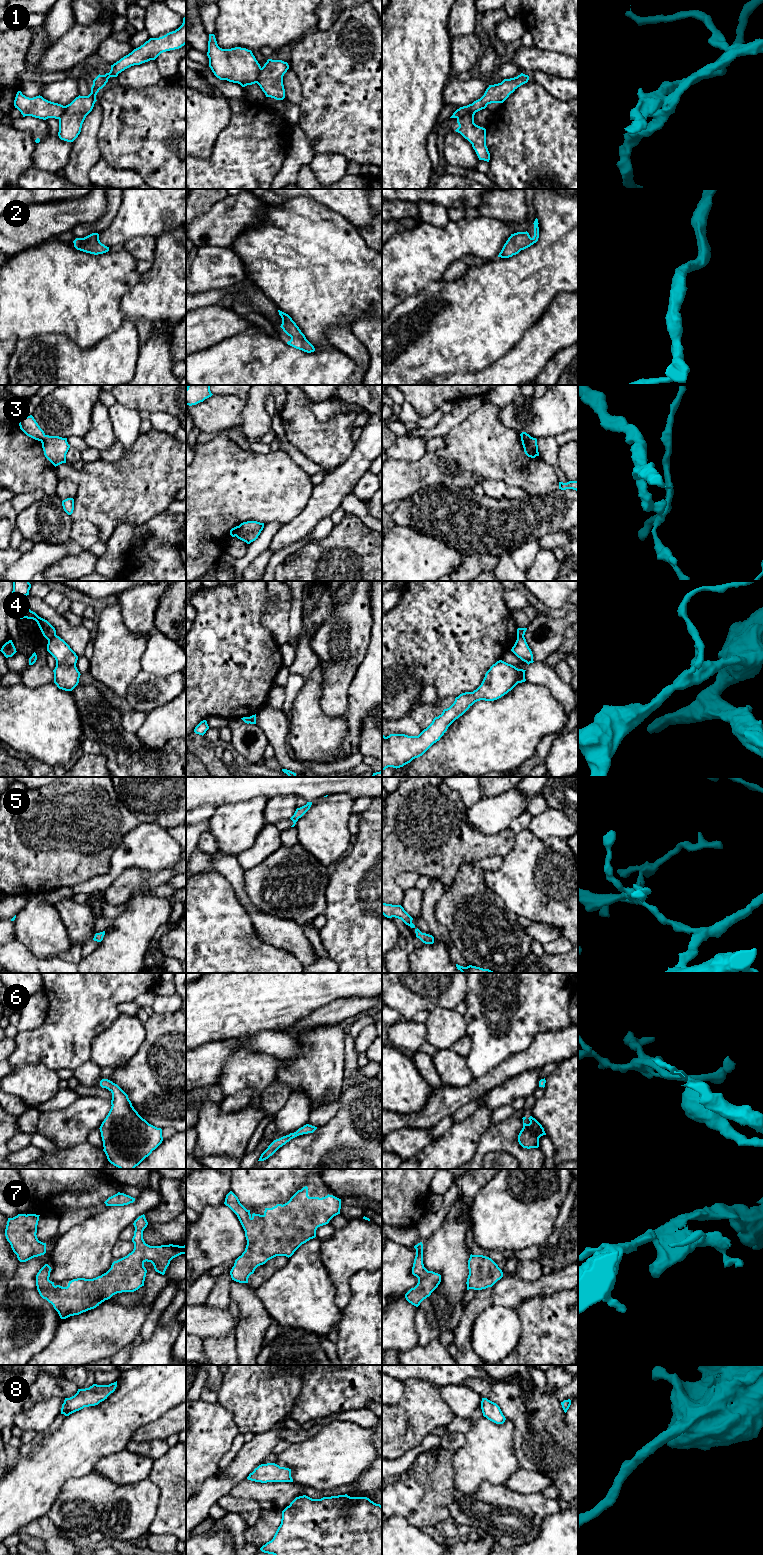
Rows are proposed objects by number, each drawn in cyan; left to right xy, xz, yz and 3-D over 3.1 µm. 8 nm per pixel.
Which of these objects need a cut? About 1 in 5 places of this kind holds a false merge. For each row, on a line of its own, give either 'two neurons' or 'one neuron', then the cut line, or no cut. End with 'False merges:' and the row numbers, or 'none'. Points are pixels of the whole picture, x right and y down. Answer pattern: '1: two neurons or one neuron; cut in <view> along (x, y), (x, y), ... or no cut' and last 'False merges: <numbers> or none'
1: two neurons; cut in yz along (474, 112), (469, 112), (457, 119)
2: one neuron; no cut
3: two neurons; cut in xz along (239, 526), (239, 530), (235, 535)
4: two neurons; cut in xy along (56, 635), (48, 640)
5: one neuron; no cut
6: one neuron; no cut
7: one neuron; no cut
8: one neuron; no cut
False merges: 1, 3, 4

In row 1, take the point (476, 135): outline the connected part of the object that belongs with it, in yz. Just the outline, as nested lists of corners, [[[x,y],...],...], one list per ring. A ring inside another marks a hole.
[[[471,112],[457,119],[459,127],[455,130],[467,139],[475,150],[479,160],[489,162],[490,153],[486,146],[486,129],[474,123],[475,113]]]

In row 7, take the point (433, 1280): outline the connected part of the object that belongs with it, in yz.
[[[422,1242],[415,1245],[414,1248],[416,1249],[416,1256],[412,1267],[412,1274],[418,1278],[418,1283],[405,1294],[405,1298],[409,1303],[418,1307],[438,1287],[441,1282],[441,1275],[428,1271],[424,1267]]]

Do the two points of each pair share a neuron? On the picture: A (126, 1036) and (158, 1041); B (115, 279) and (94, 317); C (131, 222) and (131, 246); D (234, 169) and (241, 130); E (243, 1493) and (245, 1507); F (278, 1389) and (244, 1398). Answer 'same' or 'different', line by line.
A: different
B: same
C: different
D: same
E: different
F: same

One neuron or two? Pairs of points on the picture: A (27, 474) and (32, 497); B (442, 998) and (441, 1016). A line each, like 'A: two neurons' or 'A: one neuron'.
A: two neurons
B: two neurons

